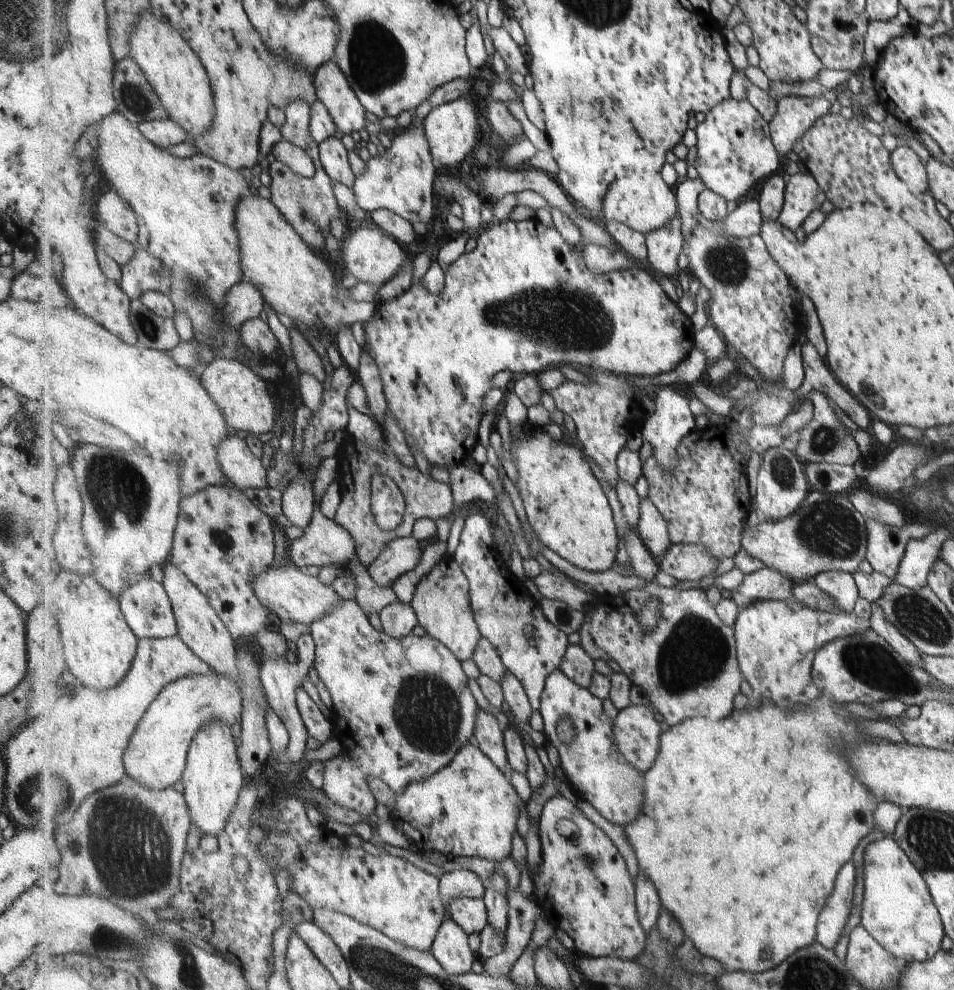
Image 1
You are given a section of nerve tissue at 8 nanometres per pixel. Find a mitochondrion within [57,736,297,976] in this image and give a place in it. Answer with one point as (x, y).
(132, 844)

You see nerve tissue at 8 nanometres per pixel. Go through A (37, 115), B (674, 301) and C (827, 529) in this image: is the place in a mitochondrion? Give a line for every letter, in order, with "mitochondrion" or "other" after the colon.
A: other
B: other
C: mitochondrion

